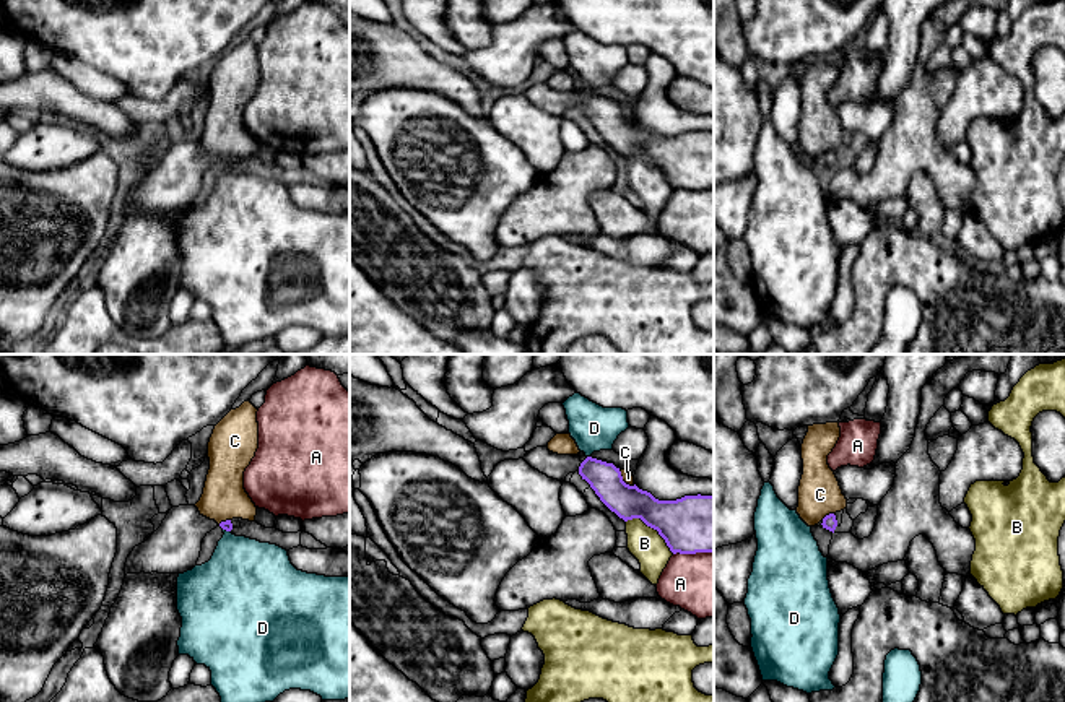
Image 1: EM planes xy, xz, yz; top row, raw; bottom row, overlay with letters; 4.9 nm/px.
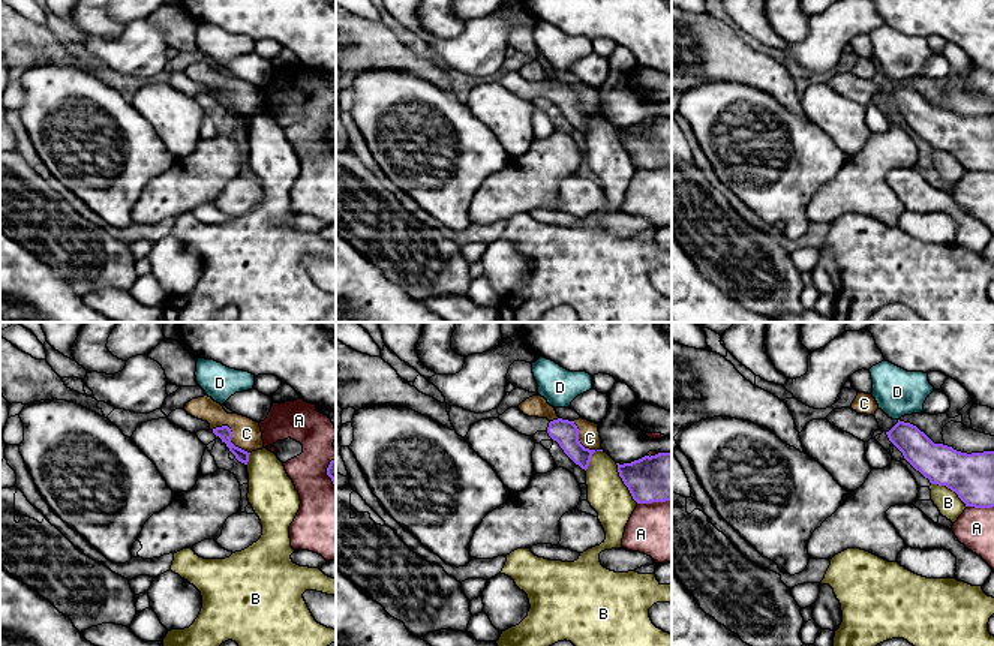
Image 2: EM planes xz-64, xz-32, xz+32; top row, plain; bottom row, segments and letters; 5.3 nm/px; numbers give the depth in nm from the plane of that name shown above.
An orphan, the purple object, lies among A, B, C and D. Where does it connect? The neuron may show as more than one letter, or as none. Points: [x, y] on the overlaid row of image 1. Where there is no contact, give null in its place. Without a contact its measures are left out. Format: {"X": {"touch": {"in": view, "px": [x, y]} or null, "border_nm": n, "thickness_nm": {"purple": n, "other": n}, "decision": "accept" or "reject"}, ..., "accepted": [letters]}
{"A": {"touch": {"in": "xz", "px": [693, 553]}, "border_nm": 200, "thickness_nm": {"purple": 280, "other": 320}, "decision": "reject"}, "B": {"touch": {"in": "xz", "px": [652, 527]}, "border_nm": 280, "thickness_nm": {"purple": 280, "other": 170}, "decision": "reject"}, "C": {"touch": {"in": "xz", "px": [623, 481]}, "border_nm": 120, "thickness_nm": {"purple": 170, "other": 60}, "decision": "reject"}, "D": {"touch": {"in": "xy", "px": [226, 530]}, "border_nm": 40, "thickness_nm": {"purple": 50, "other": 380}, "decision": "reject"}, "accepted": []}

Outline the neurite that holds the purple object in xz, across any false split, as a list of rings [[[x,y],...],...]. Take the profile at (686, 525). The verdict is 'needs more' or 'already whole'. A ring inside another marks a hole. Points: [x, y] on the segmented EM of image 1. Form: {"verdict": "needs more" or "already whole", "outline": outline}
{"verdict": "needs more", "outline": [[[537,447],[525,453],[524,460],[548,478],[564,481],[569,473],[579,473],[600,500],[624,522],[641,518],[659,531],[673,554],[714,552],[714,496],[685,496],[676,500],[659,500],[650,492],[623,481],[619,468],[592,457],[584,462],[579,455],[558,455],[548,447]]]}

